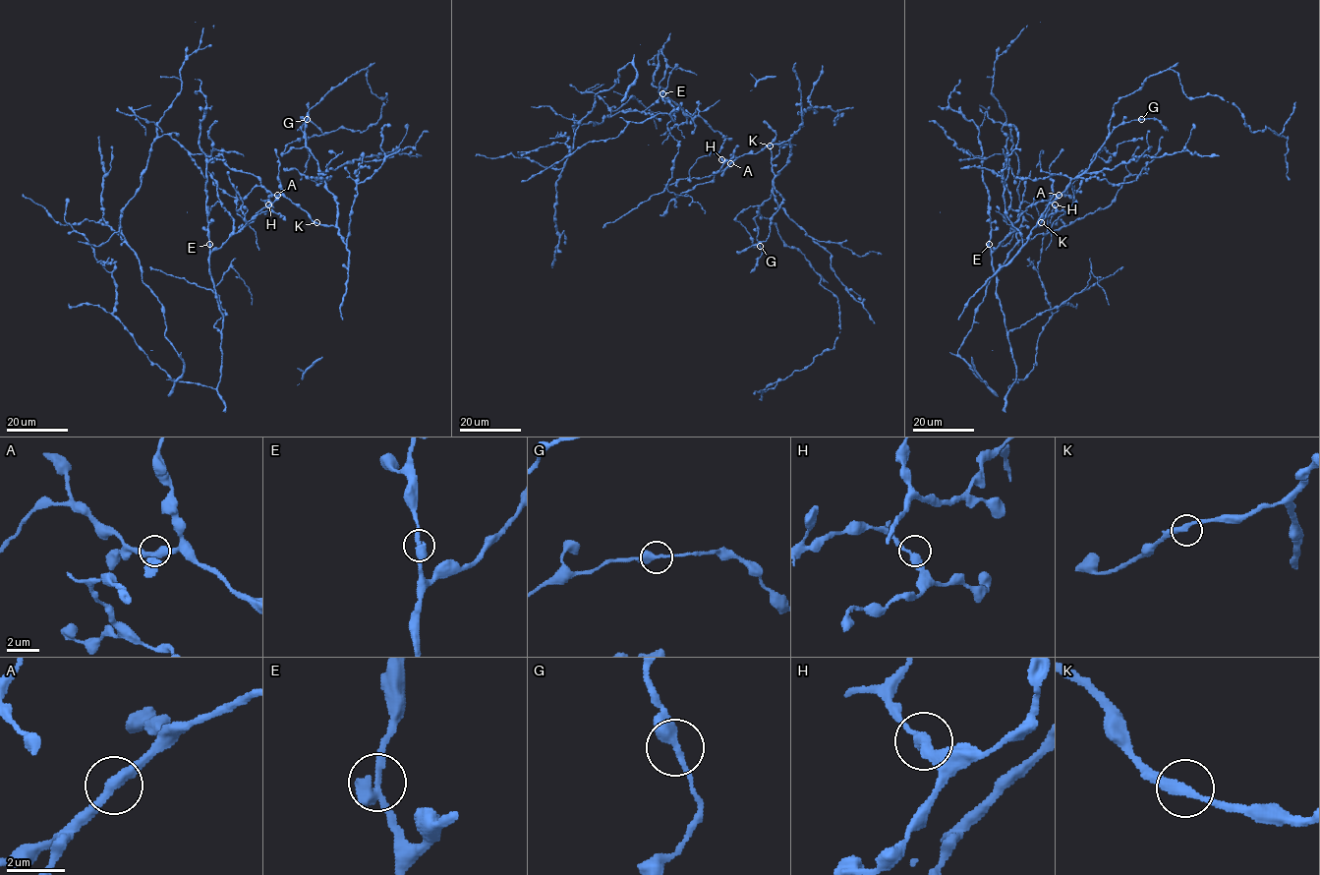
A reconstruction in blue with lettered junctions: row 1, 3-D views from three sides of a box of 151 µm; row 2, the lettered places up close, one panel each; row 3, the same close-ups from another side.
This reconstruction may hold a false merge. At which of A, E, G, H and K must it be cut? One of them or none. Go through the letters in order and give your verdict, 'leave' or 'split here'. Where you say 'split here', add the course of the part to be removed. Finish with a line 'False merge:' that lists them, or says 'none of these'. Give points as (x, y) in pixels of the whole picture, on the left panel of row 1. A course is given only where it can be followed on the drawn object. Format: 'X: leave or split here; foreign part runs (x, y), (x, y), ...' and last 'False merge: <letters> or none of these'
A: leave
E: leave
G: leave
H: leave
K: leave
False merge: none of these

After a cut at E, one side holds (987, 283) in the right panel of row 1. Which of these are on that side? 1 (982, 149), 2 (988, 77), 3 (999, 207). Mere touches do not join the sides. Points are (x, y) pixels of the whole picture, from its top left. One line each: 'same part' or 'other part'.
1: other part
2: same part
3: same part

